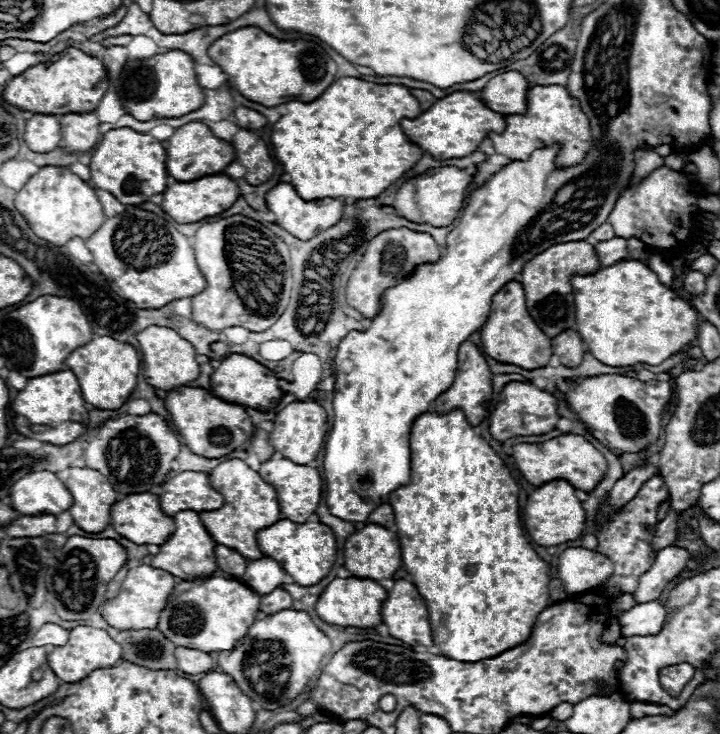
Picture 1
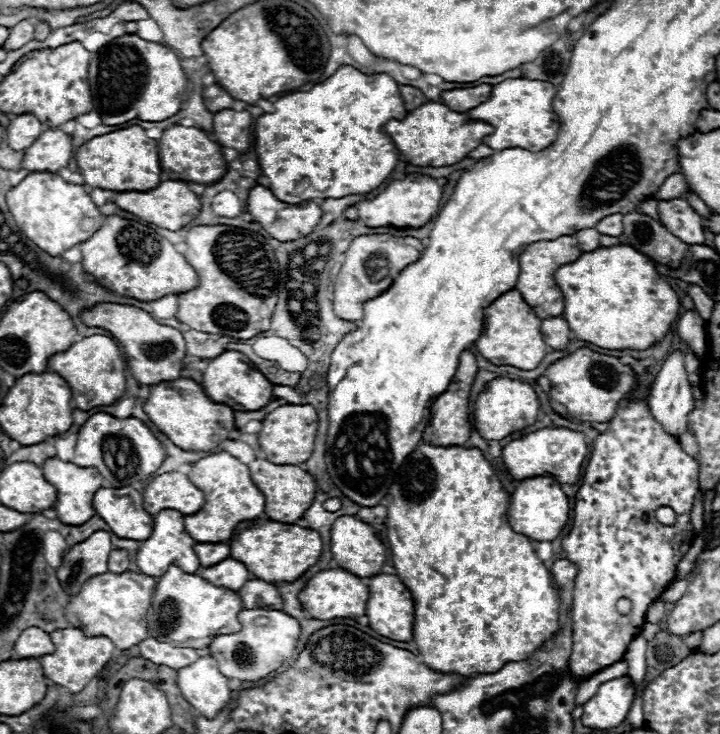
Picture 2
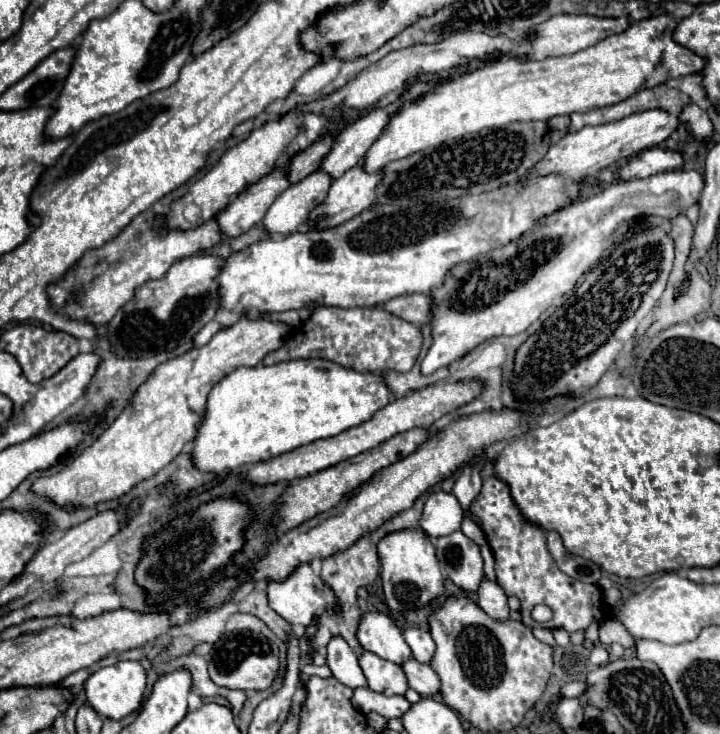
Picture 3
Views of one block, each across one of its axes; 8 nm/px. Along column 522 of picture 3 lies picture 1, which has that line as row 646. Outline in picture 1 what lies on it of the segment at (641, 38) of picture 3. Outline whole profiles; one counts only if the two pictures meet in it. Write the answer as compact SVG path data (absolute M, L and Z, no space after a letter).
M76 626L70 630L70 638L64 646L56 646L48 654L48 666L52 672L64 682L78 682L86 678L96 668L112 668L122 658L122 648L114 642L106 630L90 628L90 626Z

